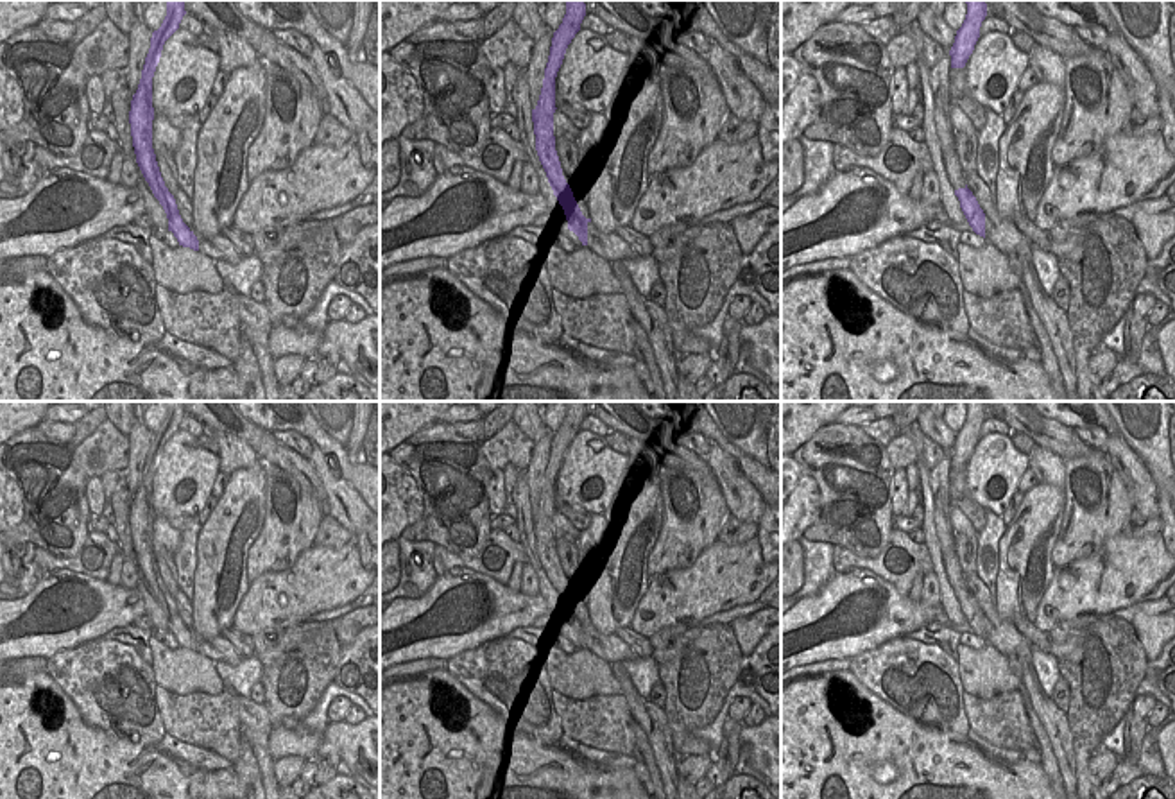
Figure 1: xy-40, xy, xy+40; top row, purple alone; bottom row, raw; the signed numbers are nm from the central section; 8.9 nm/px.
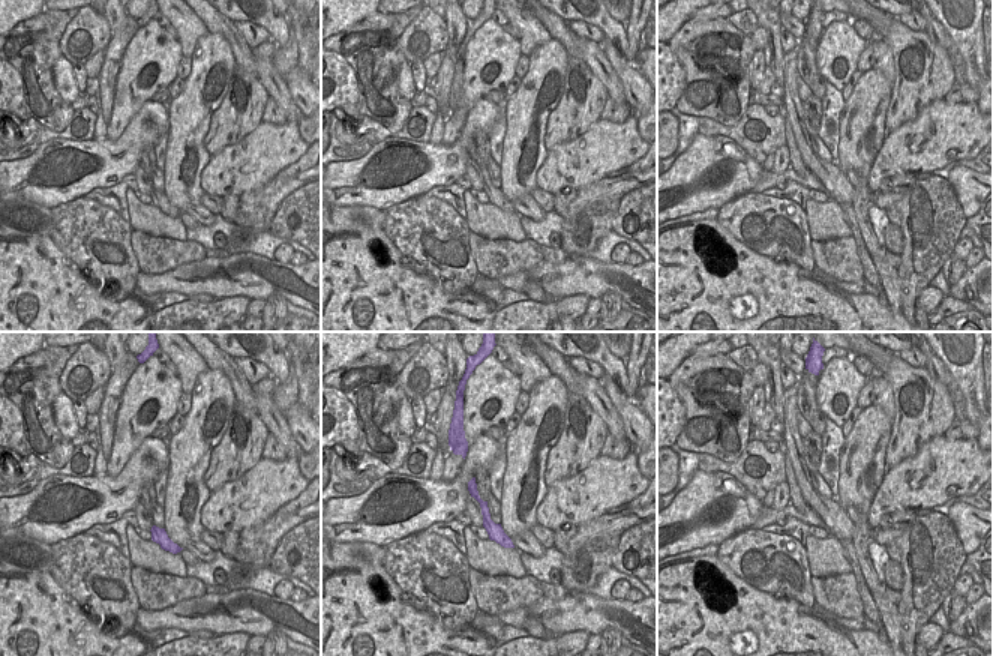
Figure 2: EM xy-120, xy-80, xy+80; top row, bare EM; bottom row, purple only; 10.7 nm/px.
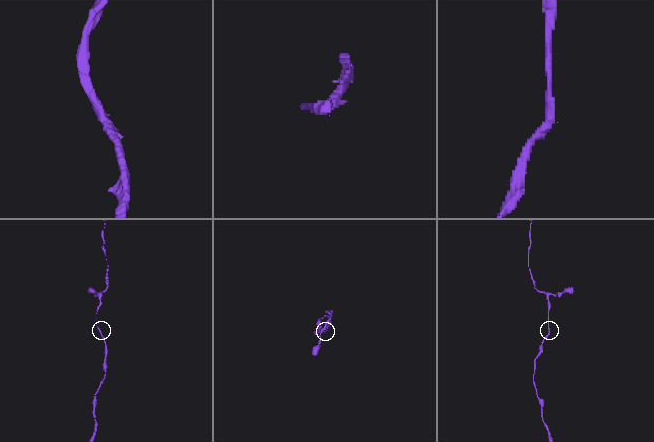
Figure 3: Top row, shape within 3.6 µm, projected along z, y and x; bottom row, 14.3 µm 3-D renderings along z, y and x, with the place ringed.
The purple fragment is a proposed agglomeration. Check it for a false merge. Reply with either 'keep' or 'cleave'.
keep

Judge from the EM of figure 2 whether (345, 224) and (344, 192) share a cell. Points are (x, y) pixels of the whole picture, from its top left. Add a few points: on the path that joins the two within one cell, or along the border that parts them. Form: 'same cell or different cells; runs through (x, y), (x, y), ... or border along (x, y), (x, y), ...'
different cells; border along (336, 206), (374, 206), (378, 209)

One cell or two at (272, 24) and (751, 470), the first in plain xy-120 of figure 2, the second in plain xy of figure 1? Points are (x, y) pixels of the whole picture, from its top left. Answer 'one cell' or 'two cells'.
one cell

